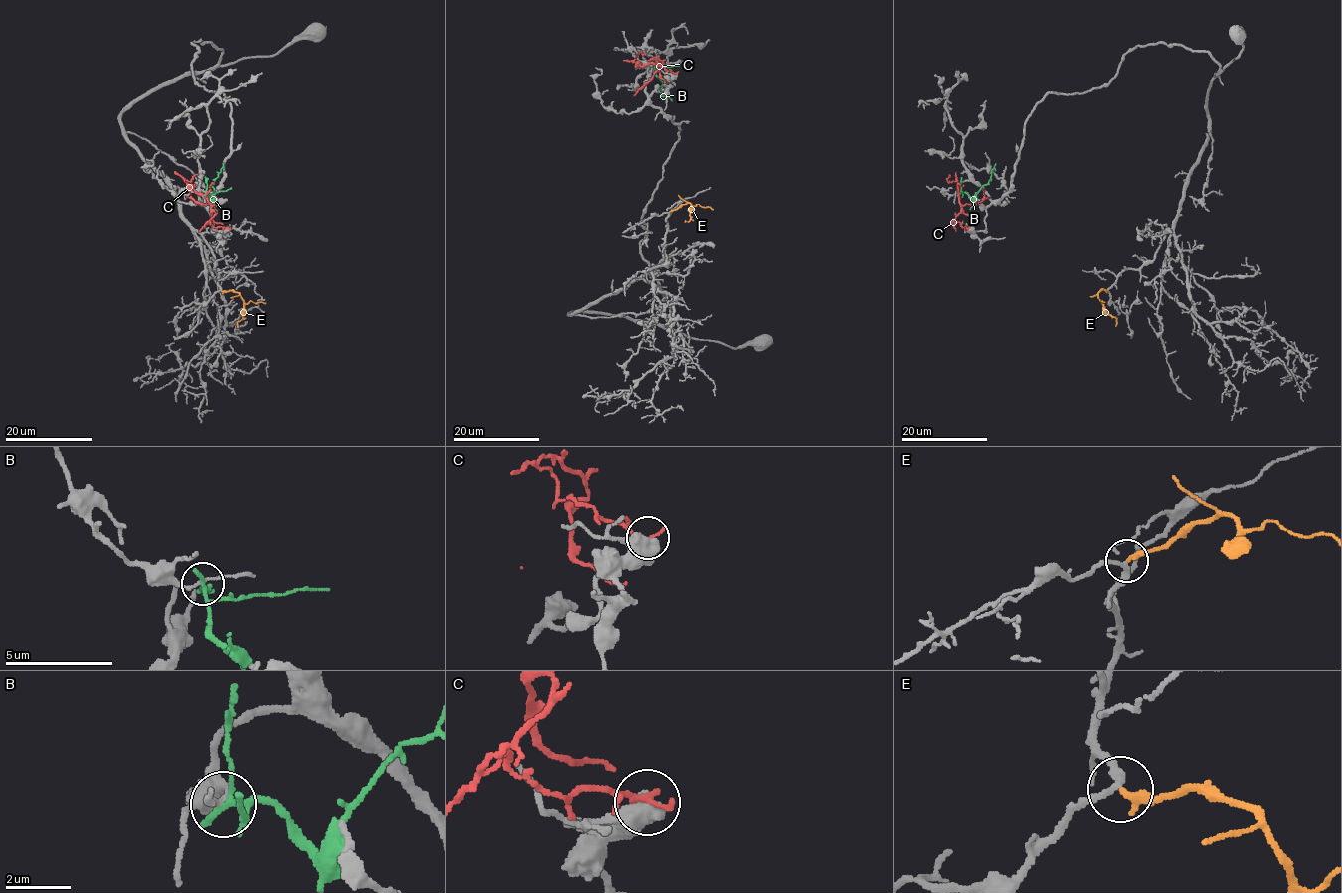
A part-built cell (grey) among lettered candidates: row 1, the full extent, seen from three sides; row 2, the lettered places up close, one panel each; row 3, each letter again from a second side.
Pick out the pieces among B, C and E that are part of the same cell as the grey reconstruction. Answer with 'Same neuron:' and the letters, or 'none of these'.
Same neuron: E

